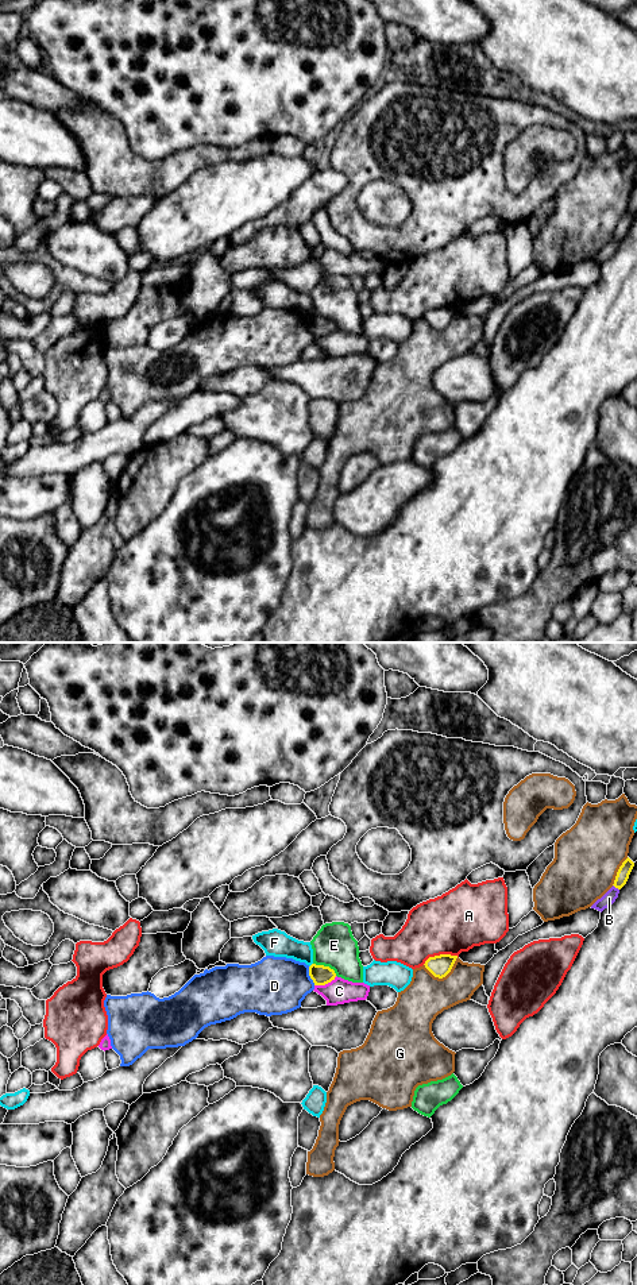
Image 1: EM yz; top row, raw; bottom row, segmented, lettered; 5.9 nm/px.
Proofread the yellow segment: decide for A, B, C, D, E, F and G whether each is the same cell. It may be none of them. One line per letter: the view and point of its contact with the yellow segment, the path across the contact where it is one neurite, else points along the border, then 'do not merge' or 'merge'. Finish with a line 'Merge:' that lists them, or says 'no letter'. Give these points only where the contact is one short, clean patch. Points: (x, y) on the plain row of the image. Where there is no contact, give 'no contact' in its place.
A: meets yellow in yz at (440, 307); do not merge
B: meets yellow in yz at (616, 239); do not merge
C: meets yellow in yz at (325, 335); do not merge
D: meets yellow in yz at (309, 327); border along yz (308, 319), (308, 327), (315, 336); do not merge
E: meets yellow in yz at (325, 319); do not merge
F: meets yellow in yz at (311, 317); do not merge
G: meets yellow in yz at (443, 328); do not merge
Merge: no letter

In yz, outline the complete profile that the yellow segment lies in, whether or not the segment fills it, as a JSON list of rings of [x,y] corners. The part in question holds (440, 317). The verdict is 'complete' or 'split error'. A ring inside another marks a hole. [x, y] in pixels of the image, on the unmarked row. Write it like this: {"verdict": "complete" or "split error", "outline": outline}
{"verdict": "complete", "outline": [[[440,306],[429,309],[424,317],[435,329],[443,331],[451,324],[456,310],[458,308]]]}

